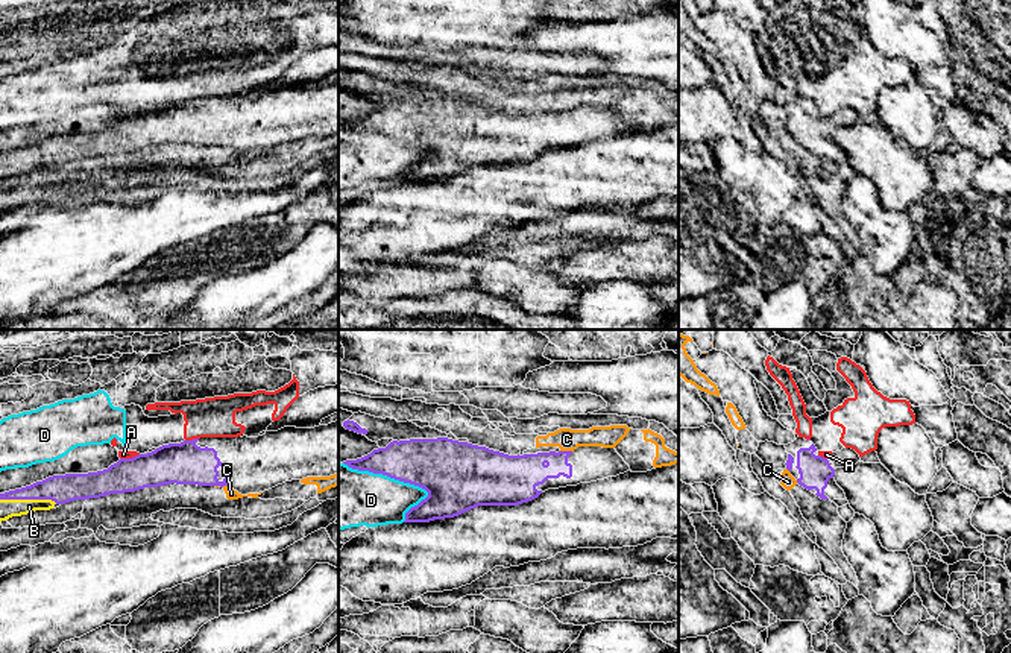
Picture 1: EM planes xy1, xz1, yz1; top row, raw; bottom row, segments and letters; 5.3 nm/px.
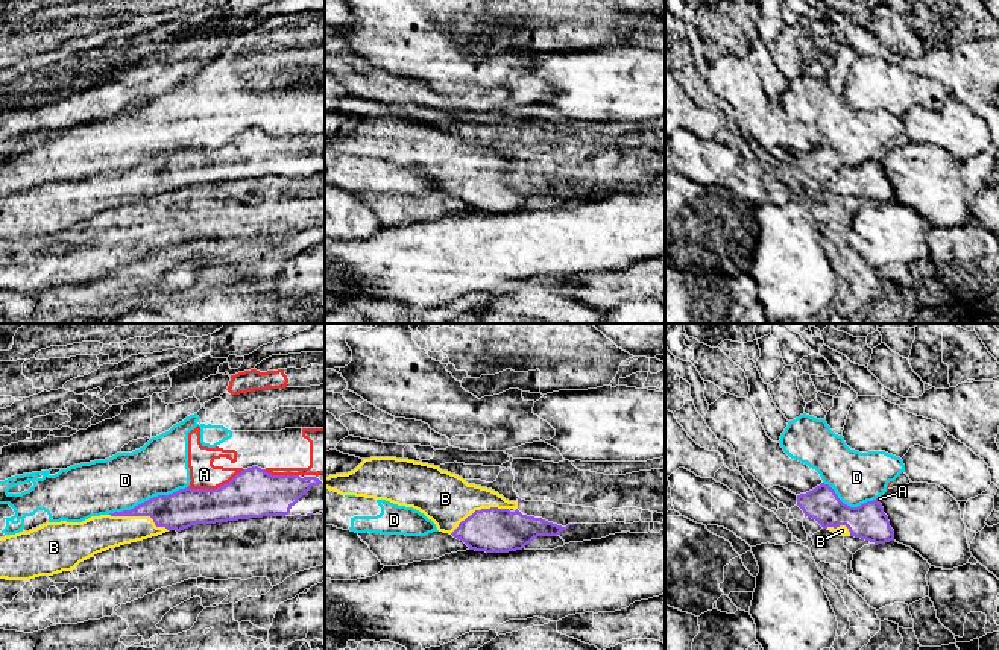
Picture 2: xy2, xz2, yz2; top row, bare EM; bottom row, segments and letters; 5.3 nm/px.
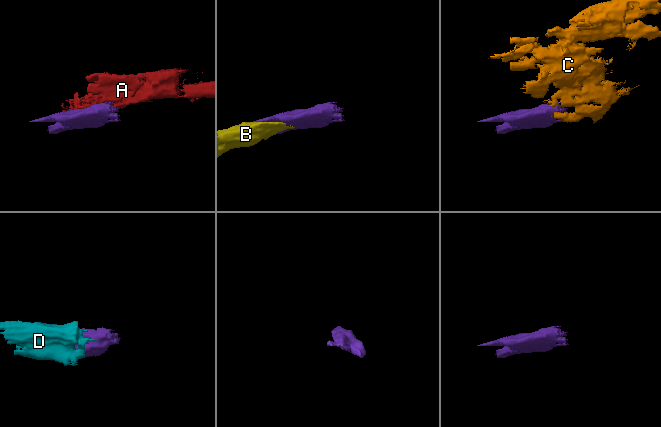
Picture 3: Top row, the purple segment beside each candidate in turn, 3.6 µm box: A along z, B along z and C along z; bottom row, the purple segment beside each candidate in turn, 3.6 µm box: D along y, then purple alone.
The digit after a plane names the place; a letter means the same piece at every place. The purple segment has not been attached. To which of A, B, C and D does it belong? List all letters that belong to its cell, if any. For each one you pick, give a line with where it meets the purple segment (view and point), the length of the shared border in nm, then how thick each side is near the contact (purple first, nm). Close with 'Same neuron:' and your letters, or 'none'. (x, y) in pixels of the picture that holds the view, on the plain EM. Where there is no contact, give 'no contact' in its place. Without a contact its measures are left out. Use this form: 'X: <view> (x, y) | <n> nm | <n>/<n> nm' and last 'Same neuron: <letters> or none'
B: xy2 (140, 175) | 340 nm | 200/190 nm
Same neuron: B

